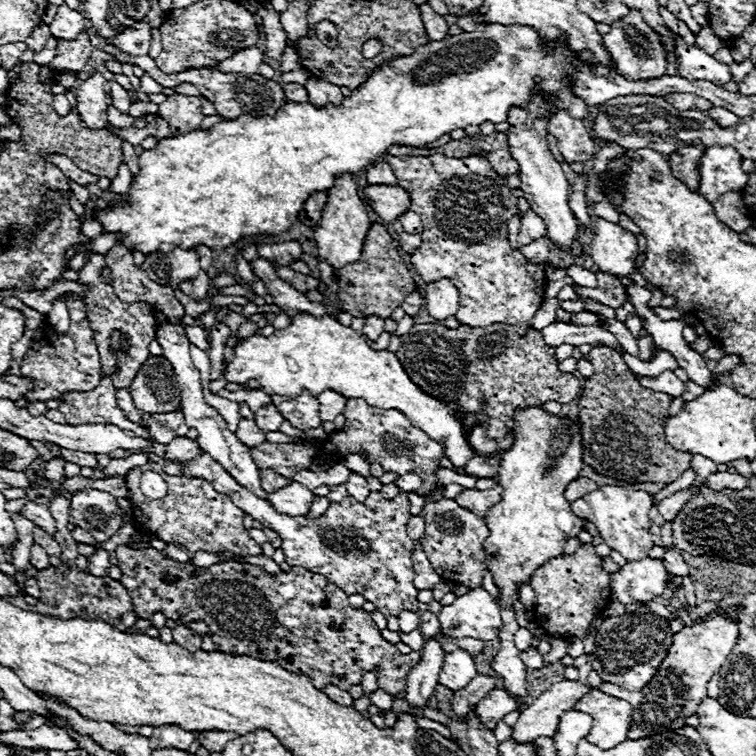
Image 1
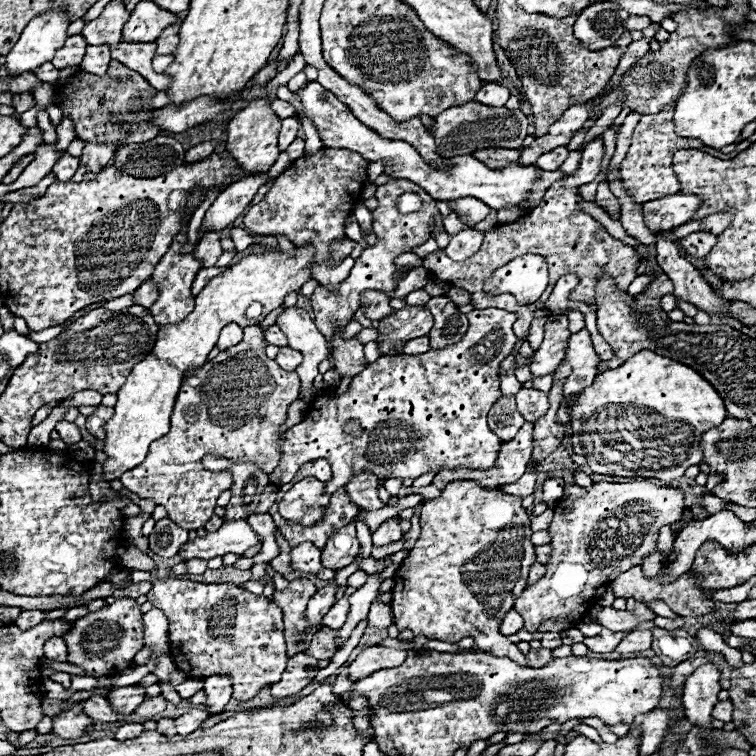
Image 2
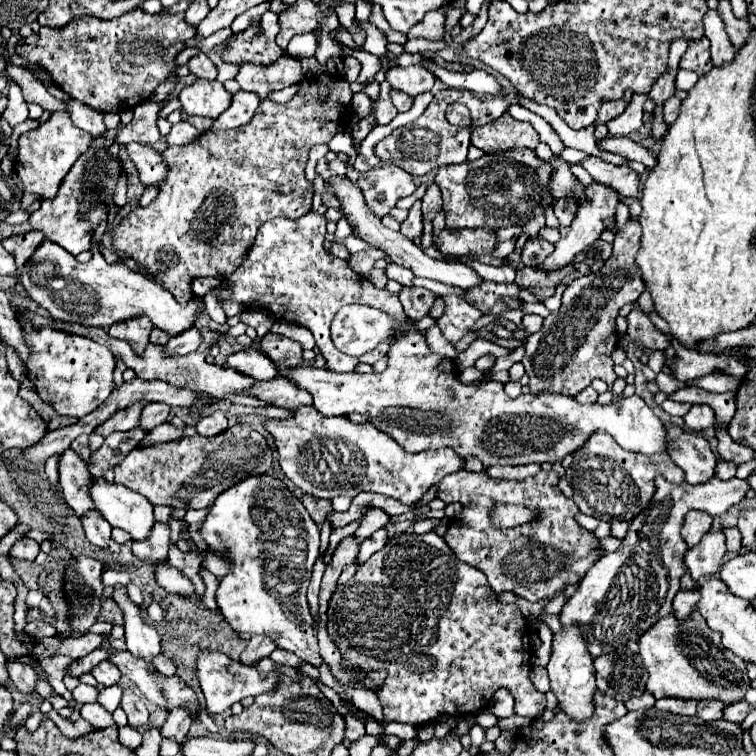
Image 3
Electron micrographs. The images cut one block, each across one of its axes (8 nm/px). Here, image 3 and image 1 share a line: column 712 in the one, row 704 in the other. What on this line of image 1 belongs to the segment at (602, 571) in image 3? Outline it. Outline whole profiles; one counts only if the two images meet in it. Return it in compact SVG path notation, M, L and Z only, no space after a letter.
M494 688L492 692L488 692L480 700L480 704L478 704L478 716L482 718L482 724L492 730L496 726L496 722L500 722L504 718L504 714L512 712L512 706L514 706L512 698L504 690Z

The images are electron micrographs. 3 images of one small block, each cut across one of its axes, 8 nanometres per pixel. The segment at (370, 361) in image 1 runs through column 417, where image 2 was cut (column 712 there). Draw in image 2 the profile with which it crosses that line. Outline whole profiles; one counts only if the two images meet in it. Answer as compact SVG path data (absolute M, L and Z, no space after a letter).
M642 350L636 356L628 358L622 366L614 370L606 370L596 376L592 386L584 388L578 394L576 404L570 412L572 424L572 448L574 454L586 456L586 464L596 474L606 476L624 476L624 478L658 478L658 480L676 480L684 476L688 466L702 462L700 436L708 428L720 424L726 418L724 402L720 394L708 380L704 380L698 372L680 364L672 358L660 356L652 350Z

